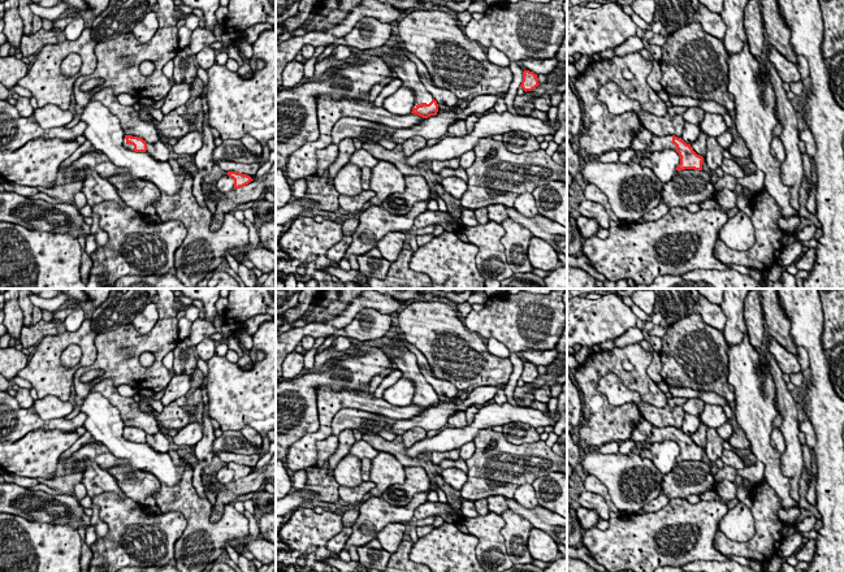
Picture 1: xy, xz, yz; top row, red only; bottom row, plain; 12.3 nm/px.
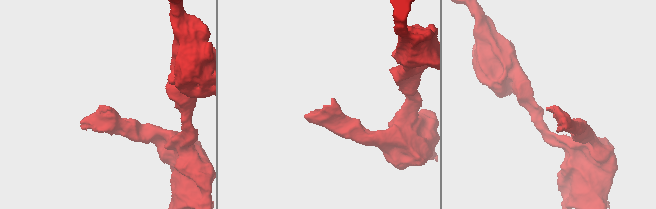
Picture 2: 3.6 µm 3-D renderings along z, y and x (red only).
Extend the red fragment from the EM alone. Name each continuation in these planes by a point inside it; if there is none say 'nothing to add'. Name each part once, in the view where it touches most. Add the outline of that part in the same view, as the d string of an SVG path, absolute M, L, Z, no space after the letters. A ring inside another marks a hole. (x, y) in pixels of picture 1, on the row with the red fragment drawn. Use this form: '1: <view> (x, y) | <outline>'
1: xz (407, 72) | M403 53L382 55L381 60L389 68L393 68L397 73L397 77L403 82L403 84L408 86L415 92L416 100L414 108L416 108L417 104L429 104L434 99L420 81L416 65Z

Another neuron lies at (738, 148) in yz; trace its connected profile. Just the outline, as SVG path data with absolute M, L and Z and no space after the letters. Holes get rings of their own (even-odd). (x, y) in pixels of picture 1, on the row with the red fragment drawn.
M741 136L735 138L732 144L727 150L733 157L739 159L750 157L750 152Z

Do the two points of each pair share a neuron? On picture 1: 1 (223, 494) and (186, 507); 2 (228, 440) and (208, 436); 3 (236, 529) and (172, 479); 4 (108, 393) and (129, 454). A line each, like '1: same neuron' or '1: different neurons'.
1: different neurons
2: different neurons
3: different neurons
4: different neurons

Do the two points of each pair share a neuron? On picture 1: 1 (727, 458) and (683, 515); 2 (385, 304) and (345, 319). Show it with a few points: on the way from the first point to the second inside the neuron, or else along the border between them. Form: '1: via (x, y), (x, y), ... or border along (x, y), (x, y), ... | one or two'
1: border along (725, 464), (736, 468) | two
2: via (375, 302), (360, 302), (354, 308) | one

